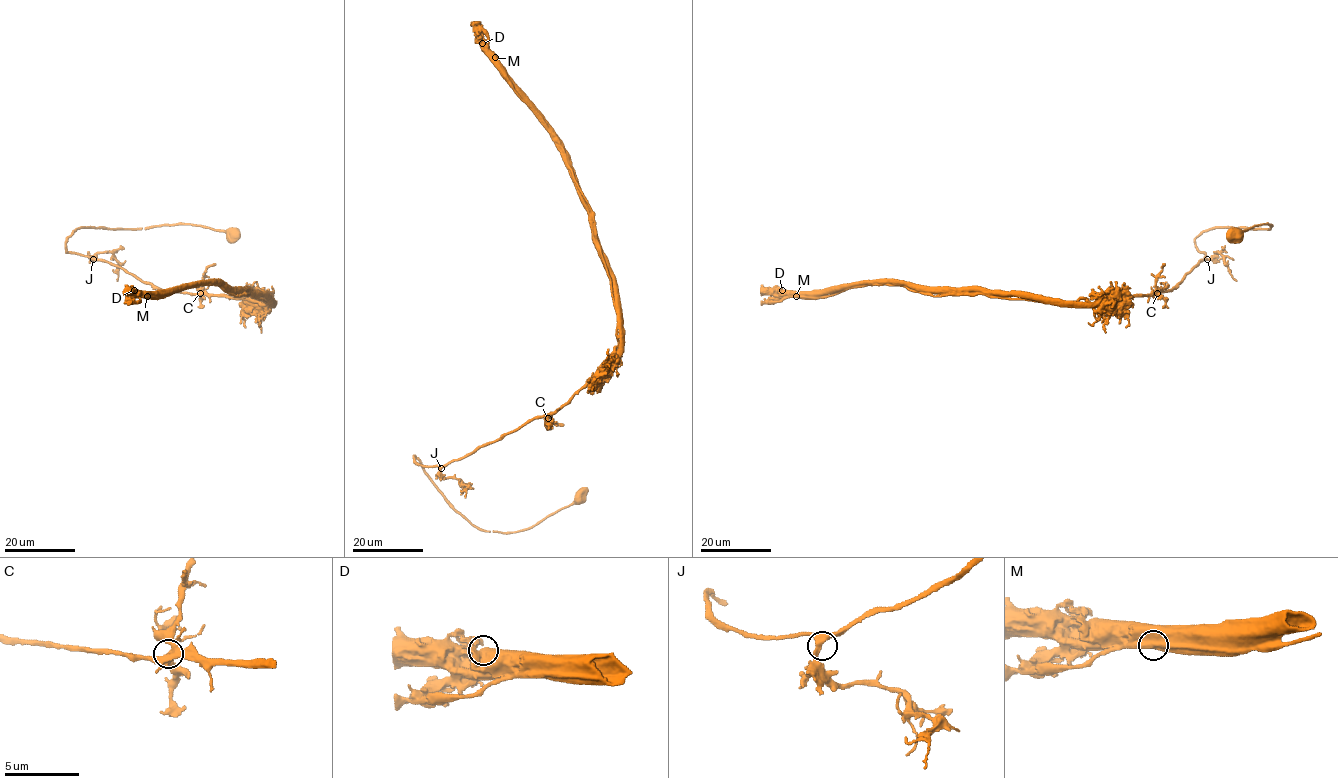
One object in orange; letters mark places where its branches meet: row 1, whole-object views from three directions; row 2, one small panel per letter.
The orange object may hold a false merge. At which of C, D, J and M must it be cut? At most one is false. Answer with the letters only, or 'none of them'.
M

